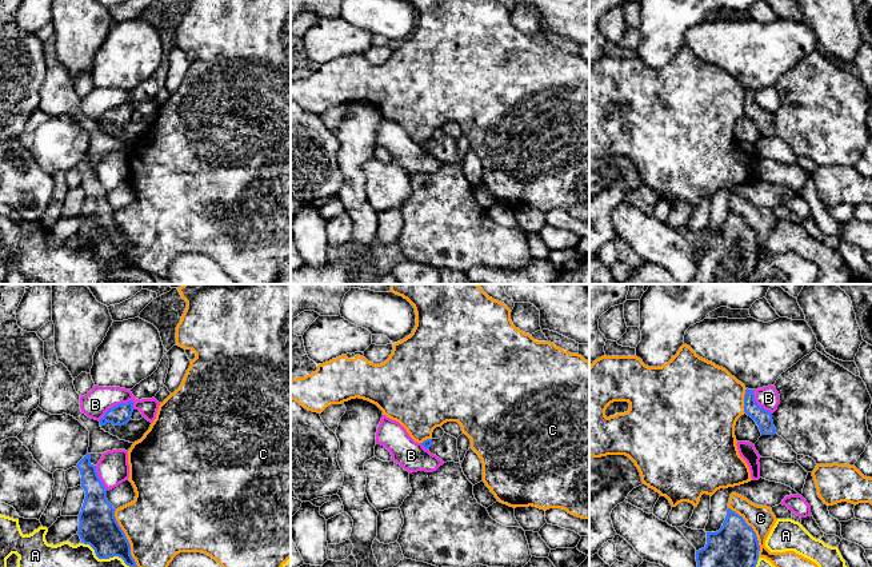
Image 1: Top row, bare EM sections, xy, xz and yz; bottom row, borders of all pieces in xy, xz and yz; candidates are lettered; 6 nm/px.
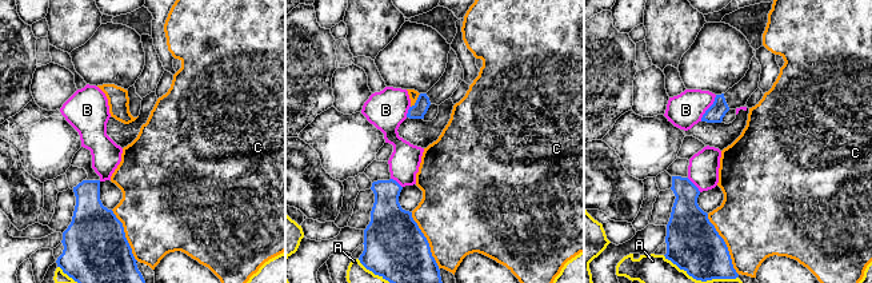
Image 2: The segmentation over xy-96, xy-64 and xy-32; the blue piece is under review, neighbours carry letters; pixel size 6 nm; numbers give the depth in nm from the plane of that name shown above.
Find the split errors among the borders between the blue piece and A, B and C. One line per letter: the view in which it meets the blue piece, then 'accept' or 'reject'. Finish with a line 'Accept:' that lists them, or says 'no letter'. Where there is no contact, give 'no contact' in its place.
A: contact in xy; reject
B: contact in xy; reject
C: contact in xy; reject
Accept: no letter

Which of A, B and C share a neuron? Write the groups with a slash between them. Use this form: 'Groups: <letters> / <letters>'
Groups: A / B / C

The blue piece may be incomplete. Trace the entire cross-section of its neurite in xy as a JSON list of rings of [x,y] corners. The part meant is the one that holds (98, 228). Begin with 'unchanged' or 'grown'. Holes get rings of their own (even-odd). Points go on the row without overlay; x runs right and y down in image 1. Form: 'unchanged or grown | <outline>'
unchanged | [[[87,155],[76,167],[81,176],[85,200],[79,215],[77,236],[81,244],[89,245],[99,260],[119,257],[129,268],[139,269],[131,256],[131,245],[115,219],[115,209],[107,200],[96,167]]]

